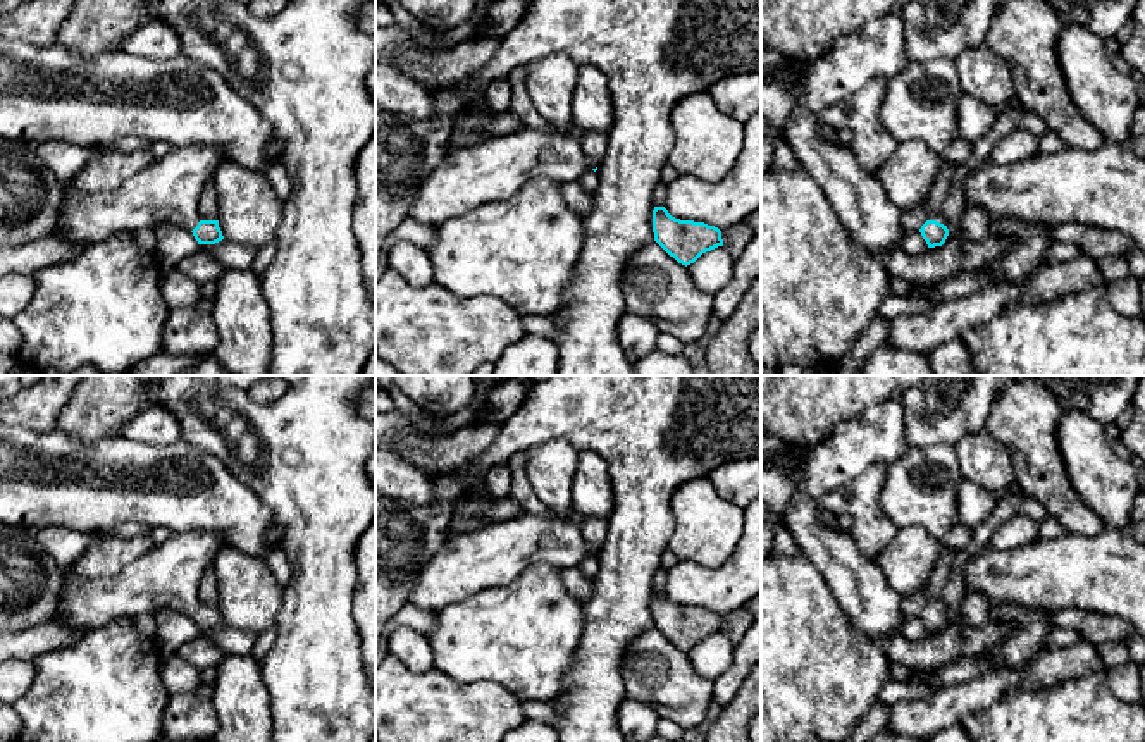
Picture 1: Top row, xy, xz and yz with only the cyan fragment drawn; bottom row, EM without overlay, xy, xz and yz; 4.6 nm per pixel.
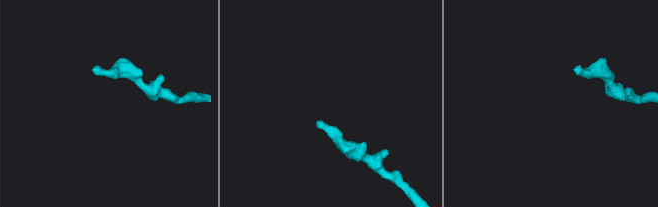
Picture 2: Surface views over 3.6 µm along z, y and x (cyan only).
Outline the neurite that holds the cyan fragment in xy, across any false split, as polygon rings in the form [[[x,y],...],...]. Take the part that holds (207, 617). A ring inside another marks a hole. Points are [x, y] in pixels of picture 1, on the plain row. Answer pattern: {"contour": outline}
{"contour": [[[181,532],[153,546],[114,577],[84,578],[65,573],[55,620],[81,630],[95,630],[122,616],[153,615],[162,608],[172,608],[189,615],[198,630],[215,630],[224,625],[219,606],[201,606],[198,587],[205,568],[215,563],[222,546],[217,534]]]}

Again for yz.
{"contour": [[[935,597],[919,615],[928,634],[942,632],[949,621],[947,604],[944,597]]]}

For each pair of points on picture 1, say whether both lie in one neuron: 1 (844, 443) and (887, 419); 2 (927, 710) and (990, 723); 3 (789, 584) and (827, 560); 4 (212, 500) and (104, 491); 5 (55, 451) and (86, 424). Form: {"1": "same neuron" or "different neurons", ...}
{"1": "same neuron", "2": "different neurons", "3": "different neurons", "4": "same neuron", "5": "different neurons"}

